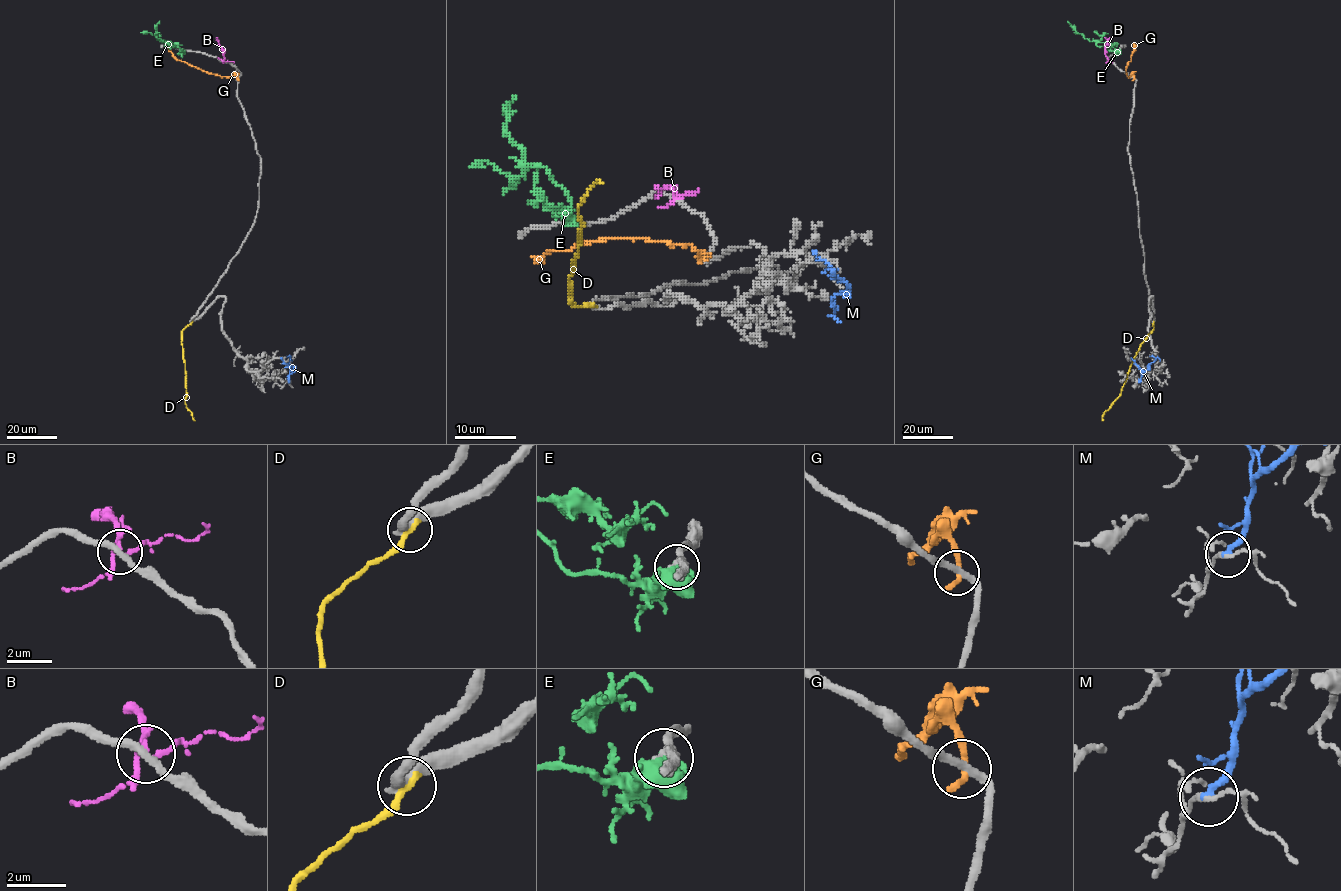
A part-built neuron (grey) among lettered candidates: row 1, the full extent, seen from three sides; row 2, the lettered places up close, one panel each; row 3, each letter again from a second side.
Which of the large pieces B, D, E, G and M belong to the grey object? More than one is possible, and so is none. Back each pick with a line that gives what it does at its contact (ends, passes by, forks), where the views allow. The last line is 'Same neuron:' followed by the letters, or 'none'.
Same neuron: none

